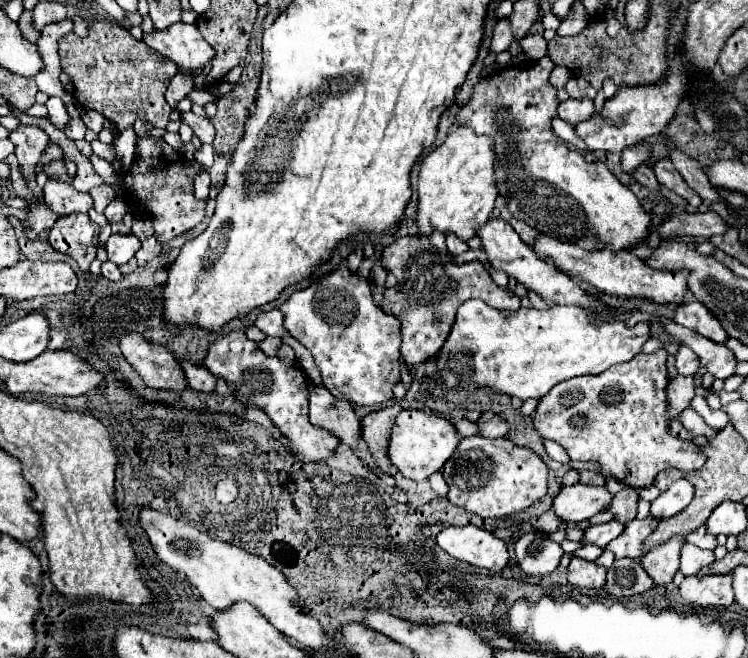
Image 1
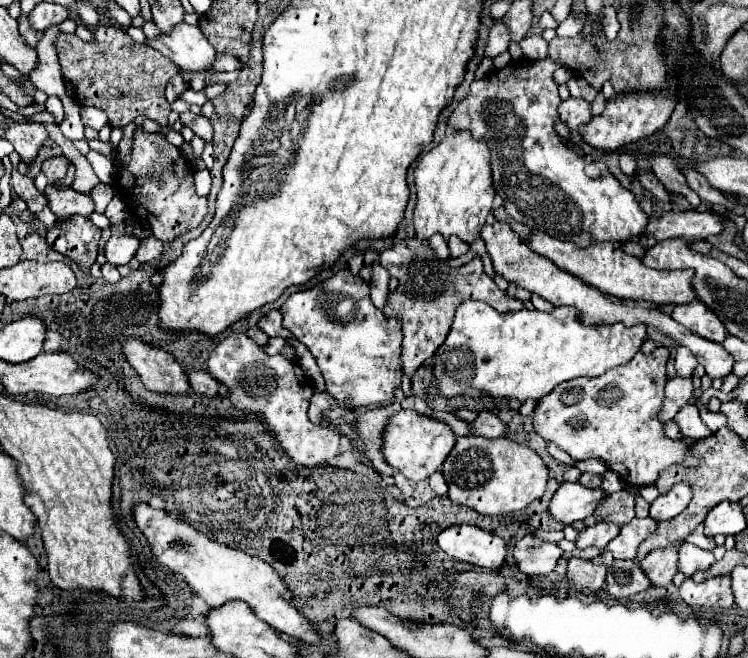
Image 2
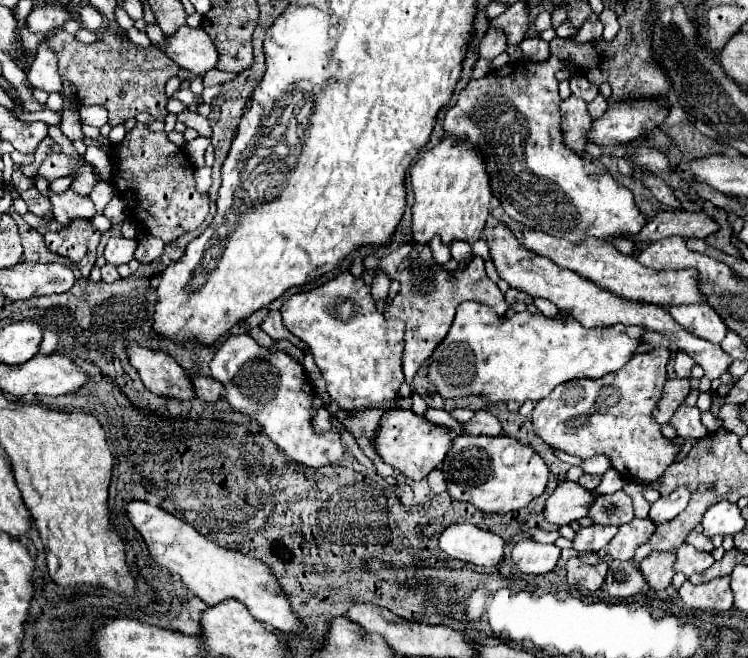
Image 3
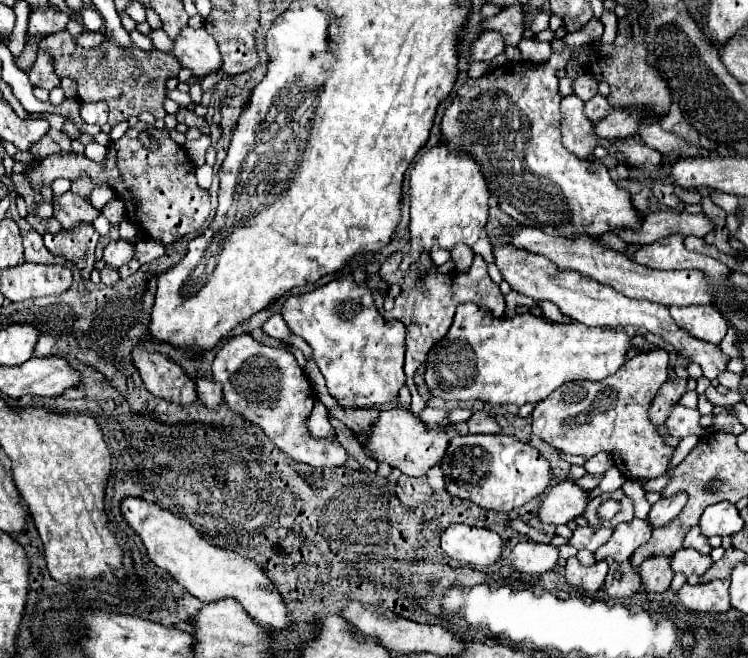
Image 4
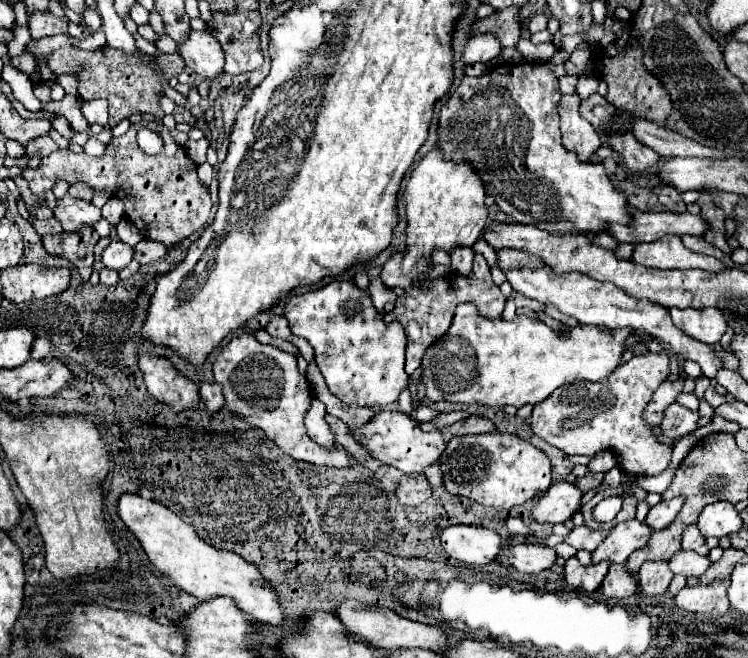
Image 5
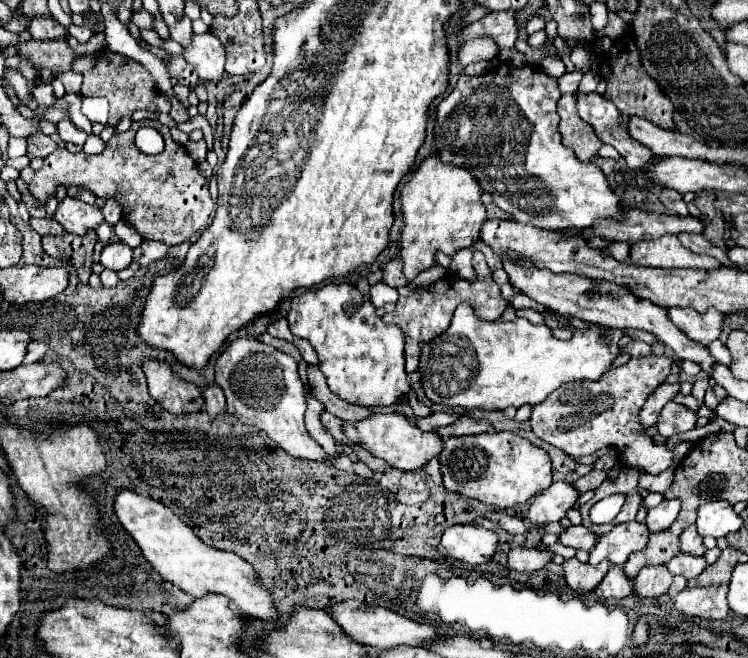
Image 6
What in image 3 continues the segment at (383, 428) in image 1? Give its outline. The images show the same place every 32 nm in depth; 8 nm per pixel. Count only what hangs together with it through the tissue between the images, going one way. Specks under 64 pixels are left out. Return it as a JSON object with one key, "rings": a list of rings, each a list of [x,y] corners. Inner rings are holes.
{"rings":[[[394,402],[390,408],[370,408],[370,410],[364,410],[364,412],[358,412],[358,414],[352,414],[350,420],[348,420],[348,428],[352,428],[352,434],[356,438],[356,442],[360,444],[362,452],[374,462],[376,466],[376,472],[380,476],[392,476],[394,474],[394,468],[392,466],[386,466],[378,452],[374,450],[374,436],[380,428],[380,420],[382,416],[388,412],[388,410],[394,410],[398,408],[398,402]]]}

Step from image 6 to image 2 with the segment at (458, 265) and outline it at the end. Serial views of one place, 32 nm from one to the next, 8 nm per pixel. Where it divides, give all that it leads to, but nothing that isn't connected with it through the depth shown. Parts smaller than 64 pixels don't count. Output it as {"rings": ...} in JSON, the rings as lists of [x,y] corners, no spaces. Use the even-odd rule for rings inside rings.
{"rings":[[[456,236],[448,238],[448,248],[450,248],[450,256],[452,258],[458,258],[460,254],[464,254],[464,252],[470,250],[470,246],[466,242],[462,242],[460,238],[456,238]]]}

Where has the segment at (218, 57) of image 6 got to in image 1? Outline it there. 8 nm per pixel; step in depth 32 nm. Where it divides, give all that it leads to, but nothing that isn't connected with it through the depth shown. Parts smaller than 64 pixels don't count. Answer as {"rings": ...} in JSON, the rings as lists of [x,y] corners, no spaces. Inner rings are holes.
{"rings":[[[172,24],[166,30],[144,32],[142,38],[152,50],[170,58],[180,70],[202,70],[202,66],[214,58],[212,46],[200,36],[198,28],[192,24]]]}

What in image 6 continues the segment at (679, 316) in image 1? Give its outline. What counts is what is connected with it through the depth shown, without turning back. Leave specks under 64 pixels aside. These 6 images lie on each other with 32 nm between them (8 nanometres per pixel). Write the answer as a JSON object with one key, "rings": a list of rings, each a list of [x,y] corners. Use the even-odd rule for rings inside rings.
{"rings":[[[668,308],[668,316],[686,336],[700,344],[710,344],[718,340],[724,326],[724,314],[714,308],[702,314],[694,308]]]}

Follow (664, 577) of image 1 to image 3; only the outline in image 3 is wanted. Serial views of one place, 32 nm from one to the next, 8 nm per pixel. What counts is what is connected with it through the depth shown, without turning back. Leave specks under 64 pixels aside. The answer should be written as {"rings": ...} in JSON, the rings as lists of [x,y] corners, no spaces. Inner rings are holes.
{"rings":[[[652,552],[652,556],[646,556],[640,562],[640,570],[644,578],[648,580],[648,586],[654,590],[662,590],[670,586],[674,576],[674,562],[676,552]]]}

